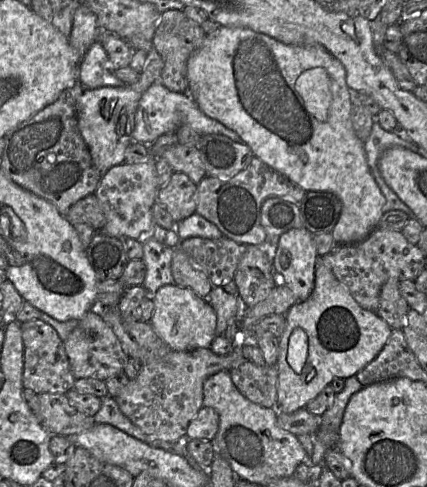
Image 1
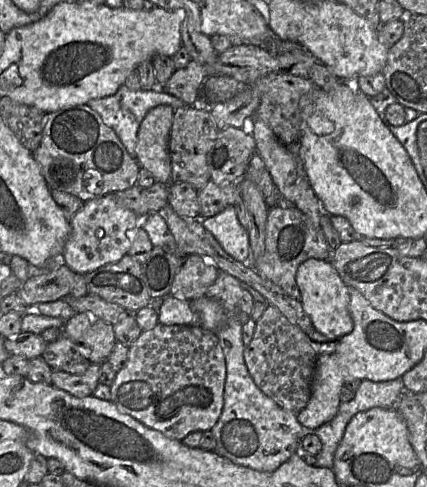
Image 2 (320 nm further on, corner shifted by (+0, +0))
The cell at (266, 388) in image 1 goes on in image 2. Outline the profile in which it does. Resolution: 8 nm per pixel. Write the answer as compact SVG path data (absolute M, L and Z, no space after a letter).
M268 305L256 321L254 336L243 356L256 386L277 405L296 415L307 406L318 354L309 336L275 306Z

